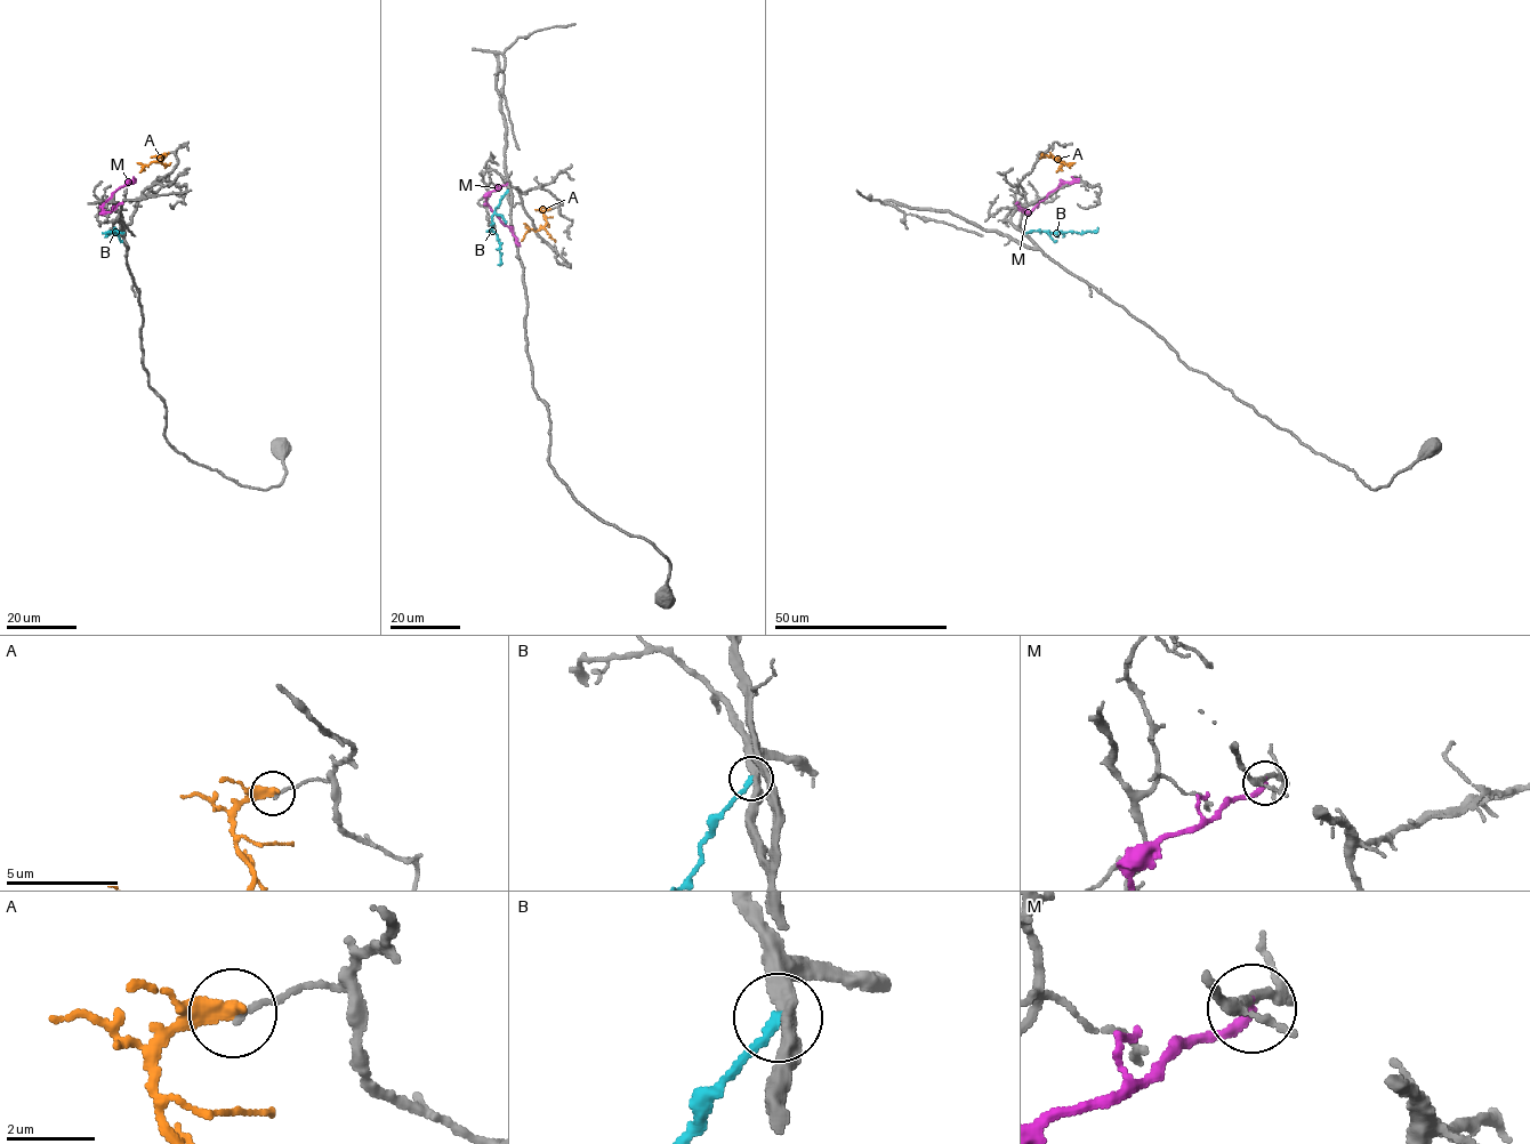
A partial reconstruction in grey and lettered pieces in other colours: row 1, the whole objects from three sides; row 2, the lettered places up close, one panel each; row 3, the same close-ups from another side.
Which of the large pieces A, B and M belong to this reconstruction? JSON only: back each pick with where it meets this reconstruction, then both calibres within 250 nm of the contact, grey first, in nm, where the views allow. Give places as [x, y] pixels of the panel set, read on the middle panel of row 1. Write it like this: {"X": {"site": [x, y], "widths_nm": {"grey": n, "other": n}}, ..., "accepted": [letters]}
{"accepted": []}

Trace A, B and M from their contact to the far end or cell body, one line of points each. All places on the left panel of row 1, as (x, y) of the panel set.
A: (166, 154), (160, 155), (160, 161), (145, 166), (137, 162)
B: (123, 232), (107, 232), (115, 233), (113, 227)
M: (122, 202), (112, 211), (102, 211), (103, 204), (115, 191), (136, 179)

